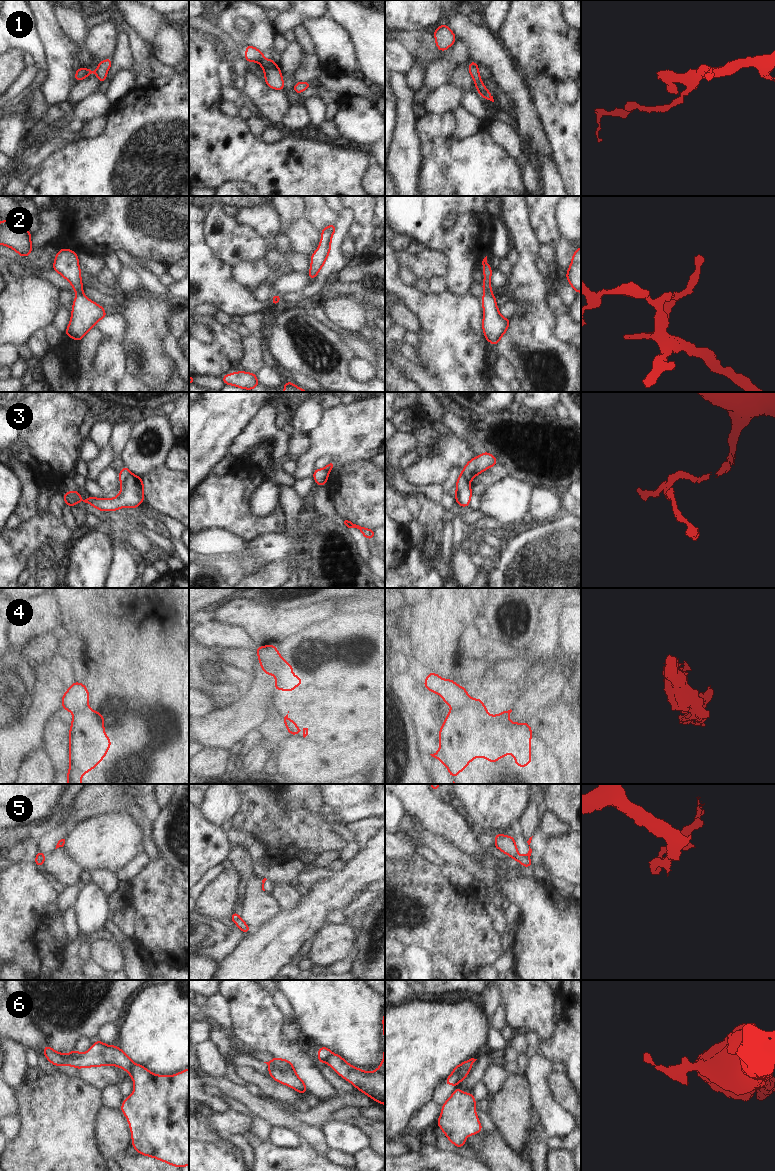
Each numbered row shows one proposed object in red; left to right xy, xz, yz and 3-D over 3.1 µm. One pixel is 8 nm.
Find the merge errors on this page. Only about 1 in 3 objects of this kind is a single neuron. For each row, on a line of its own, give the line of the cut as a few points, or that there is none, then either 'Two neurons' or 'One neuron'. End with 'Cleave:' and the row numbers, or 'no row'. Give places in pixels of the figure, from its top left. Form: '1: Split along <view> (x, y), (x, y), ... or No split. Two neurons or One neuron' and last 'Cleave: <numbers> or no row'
1: No split. One neuron
2: Split along yz (491, 292), (485, 295). Two neurons
3: Split along xy (130, 472), (122, 485). Two neurons
4: Split along yz (471, 698), (467, 703), (453, 708). Two neurons
5: Split along xz (239, 918), (234, 922). Two neurons
6: Split along yz (464, 1062), (461, 1068), (461, 1078), (458, 1082). Two neurons
Cleave: 2, 3, 4, 5, 6

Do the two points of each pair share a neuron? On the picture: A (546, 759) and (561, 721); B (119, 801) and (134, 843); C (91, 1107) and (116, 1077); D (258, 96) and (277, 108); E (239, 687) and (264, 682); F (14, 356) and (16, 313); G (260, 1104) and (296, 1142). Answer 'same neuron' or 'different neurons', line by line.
A: different neurons
B: different neurons
C: different neurons
D: same neuron
E: different neurons
F: different neurons
G: different neurons

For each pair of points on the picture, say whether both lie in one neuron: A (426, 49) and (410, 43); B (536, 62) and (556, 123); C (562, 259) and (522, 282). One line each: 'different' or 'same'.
A: same
B: same
C: different

